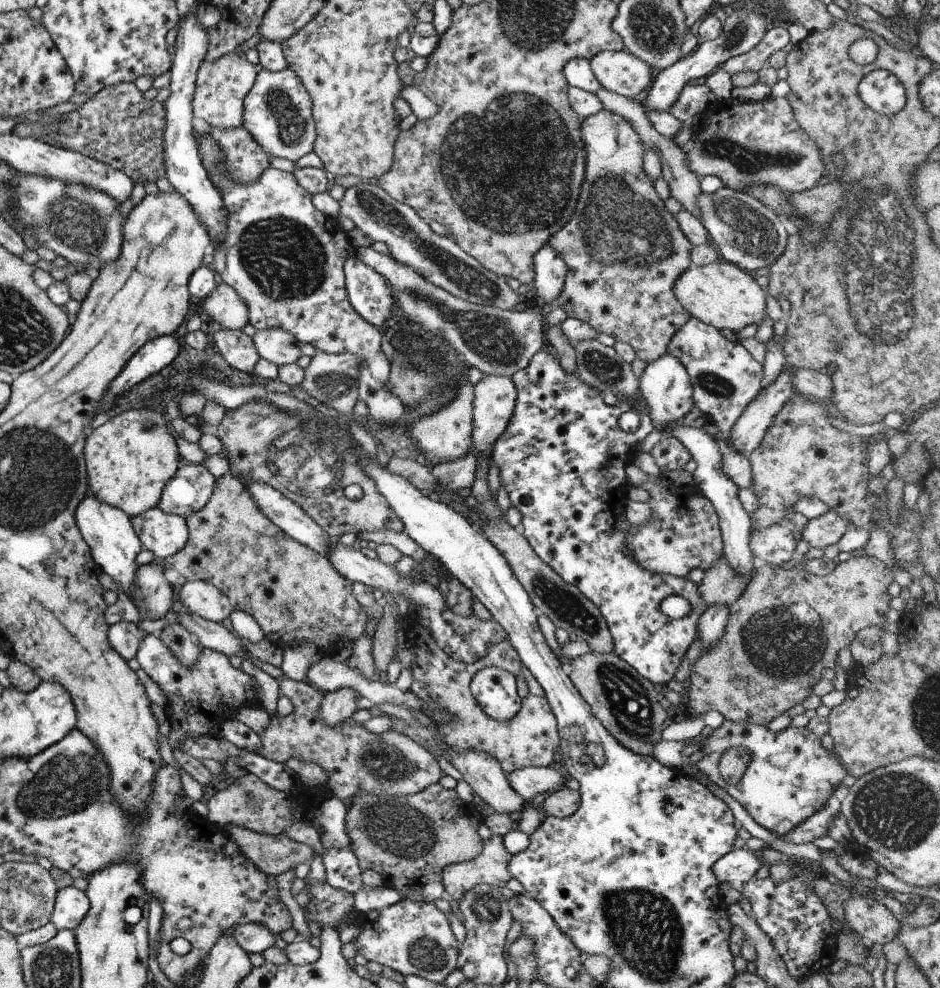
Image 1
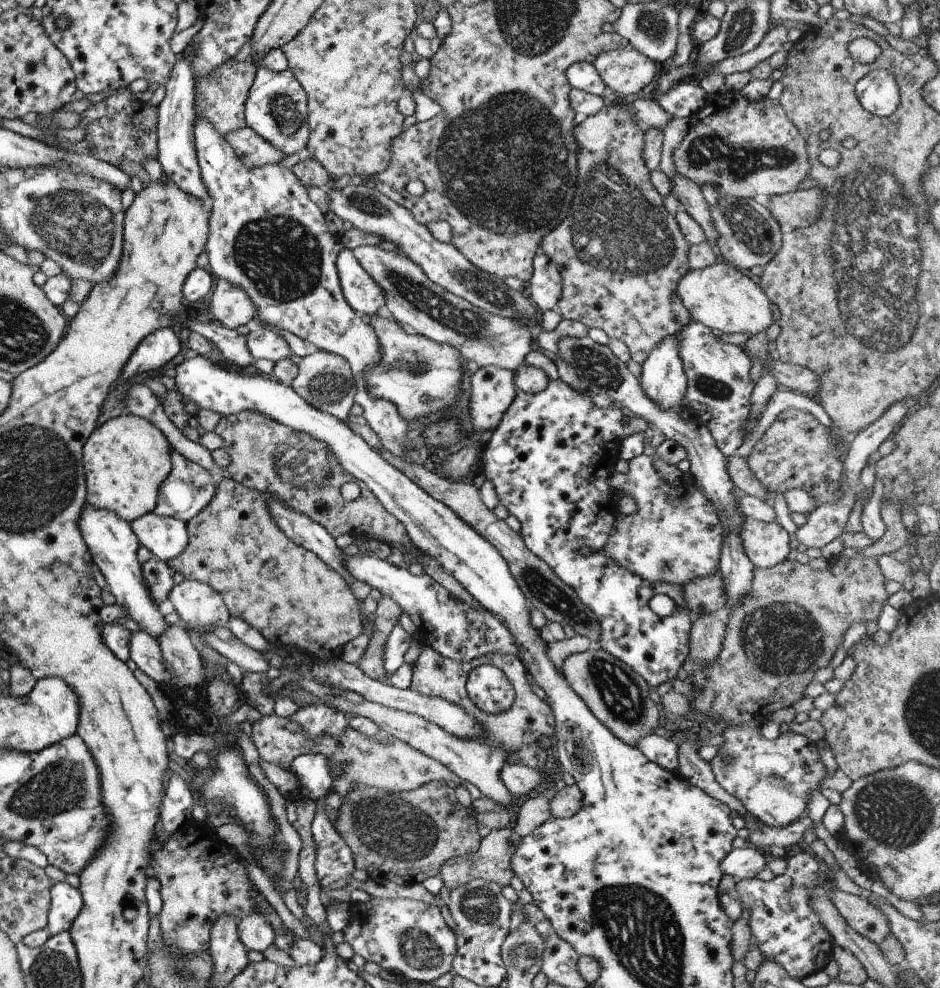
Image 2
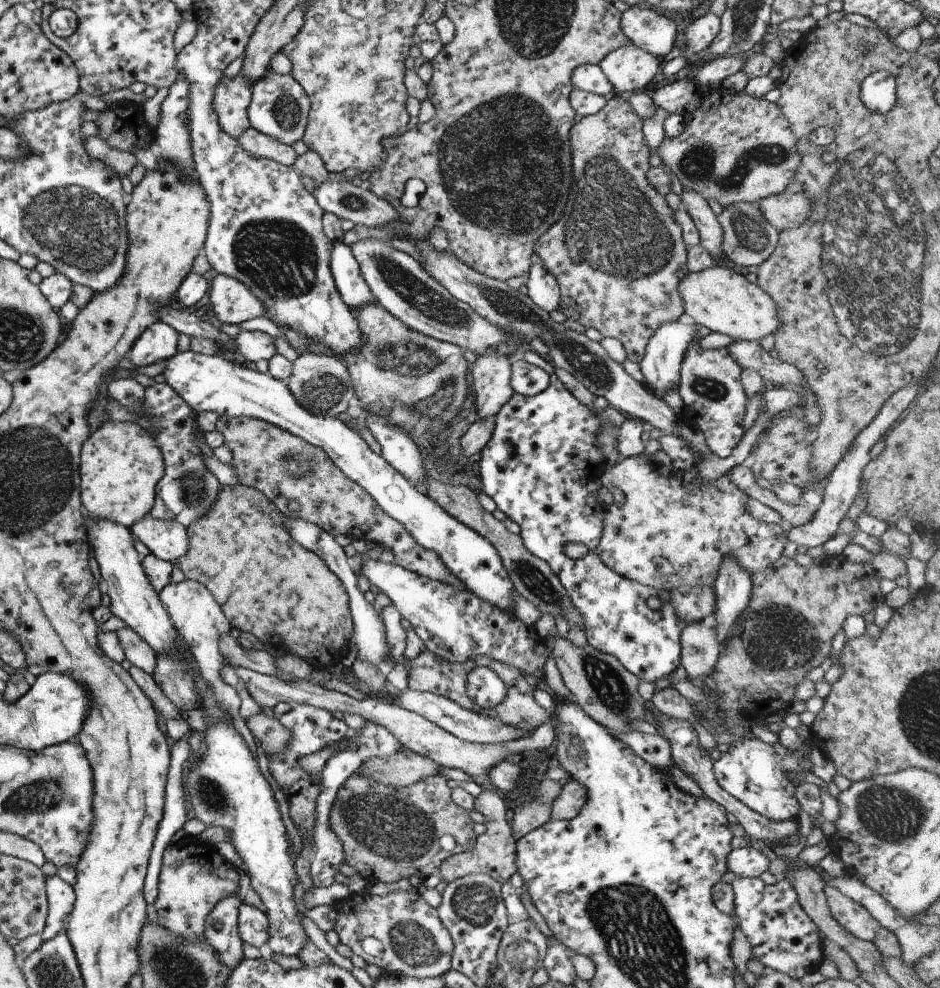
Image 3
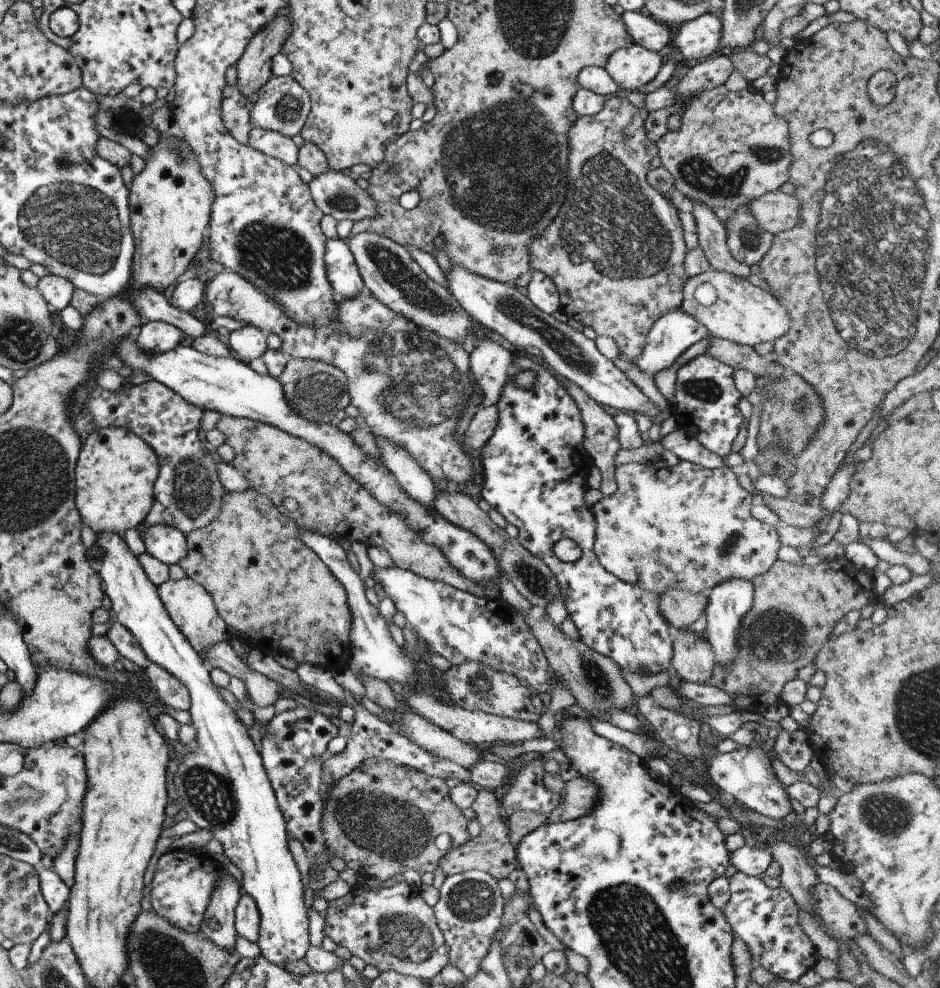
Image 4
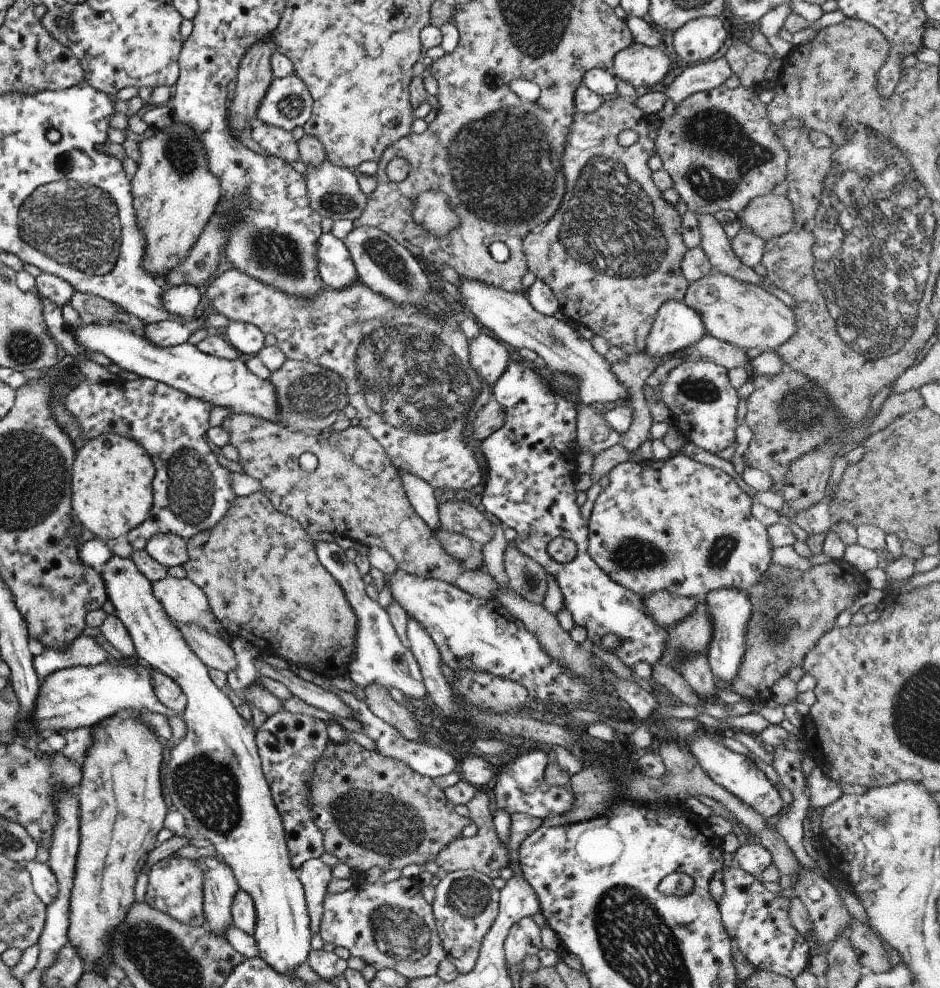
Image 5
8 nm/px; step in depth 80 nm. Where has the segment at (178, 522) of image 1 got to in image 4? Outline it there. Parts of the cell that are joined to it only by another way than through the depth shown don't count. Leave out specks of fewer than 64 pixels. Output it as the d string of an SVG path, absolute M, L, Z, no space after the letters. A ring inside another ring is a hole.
M151 525L140 530L147 554L169 566L177 564L187 552L186 536L169 525Z

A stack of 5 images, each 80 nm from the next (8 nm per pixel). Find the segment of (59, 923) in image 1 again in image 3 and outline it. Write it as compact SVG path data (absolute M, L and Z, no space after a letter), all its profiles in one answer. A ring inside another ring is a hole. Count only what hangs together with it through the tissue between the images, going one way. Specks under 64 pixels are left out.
M57 875L45 876L45 894L48 904L46 921L41 933L42 943L60 932L62 925L72 911L75 895L72 886L65 883Z

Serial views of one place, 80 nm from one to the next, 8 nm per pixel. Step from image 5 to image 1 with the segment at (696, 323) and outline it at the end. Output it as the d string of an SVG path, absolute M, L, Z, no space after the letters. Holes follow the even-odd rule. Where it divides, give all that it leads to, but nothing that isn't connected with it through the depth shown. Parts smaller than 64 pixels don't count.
M665 352L658 359L649 361L638 379L638 392L645 402L645 409L653 426L663 433L663 428L681 420L694 406L692 386L683 365Z

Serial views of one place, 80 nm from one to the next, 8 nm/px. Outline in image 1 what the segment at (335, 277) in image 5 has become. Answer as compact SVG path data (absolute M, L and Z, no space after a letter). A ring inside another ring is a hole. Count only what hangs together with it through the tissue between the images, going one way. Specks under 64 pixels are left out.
M349 256L343 263L344 289L347 300L353 310L370 325L385 331L390 327L395 318L391 314L394 298L390 289L390 284L377 274L370 266L363 264L356 256Z

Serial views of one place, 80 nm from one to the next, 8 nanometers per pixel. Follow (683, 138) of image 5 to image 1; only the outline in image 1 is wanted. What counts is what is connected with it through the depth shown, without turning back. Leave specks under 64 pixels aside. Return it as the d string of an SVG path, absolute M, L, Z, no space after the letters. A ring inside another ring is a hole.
M769 96L767 99L763 99L759 102L739 102L733 97L728 99L715 99L712 103L709 103L707 108L702 112L701 122L697 126L697 132L693 132L690 137L691 142L693 142L693 148L686 152L686 157L688 160L688 167L698 176L698 181L700 182L704 176L717 176L719 180L723 183L725 187L729 187L734 191L747 190L751 185L773 185L778 189L787 191L789 194L796 193L799 191L804 191L814 187L821 174L823 174L823 168L825 168L825 158L820 154L820 148L816 145L816 142L797 124L794 119L794 114L792 113L792 108L790 107L787 99L783 97L773 97Z

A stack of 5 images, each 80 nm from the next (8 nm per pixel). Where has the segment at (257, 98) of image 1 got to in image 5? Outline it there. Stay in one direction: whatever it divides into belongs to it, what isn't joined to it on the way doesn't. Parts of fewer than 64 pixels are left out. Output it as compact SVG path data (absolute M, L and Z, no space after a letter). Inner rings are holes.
M289 76L273 79L254 114L256 123L271 125L291 132L309 118L312 98L299 78Z

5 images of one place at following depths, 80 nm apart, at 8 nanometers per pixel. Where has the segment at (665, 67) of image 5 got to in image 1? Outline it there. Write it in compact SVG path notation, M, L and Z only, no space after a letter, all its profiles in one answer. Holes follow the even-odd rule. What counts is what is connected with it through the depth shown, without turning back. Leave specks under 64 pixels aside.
M623 49L599 51L588 61L597 82L612 93L632 99L640 98L650 86L649 66Z

